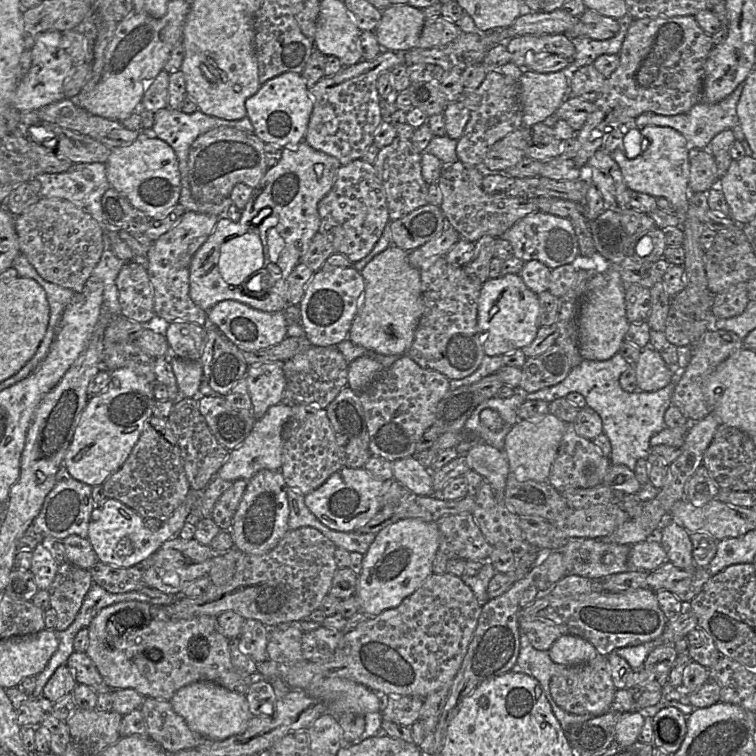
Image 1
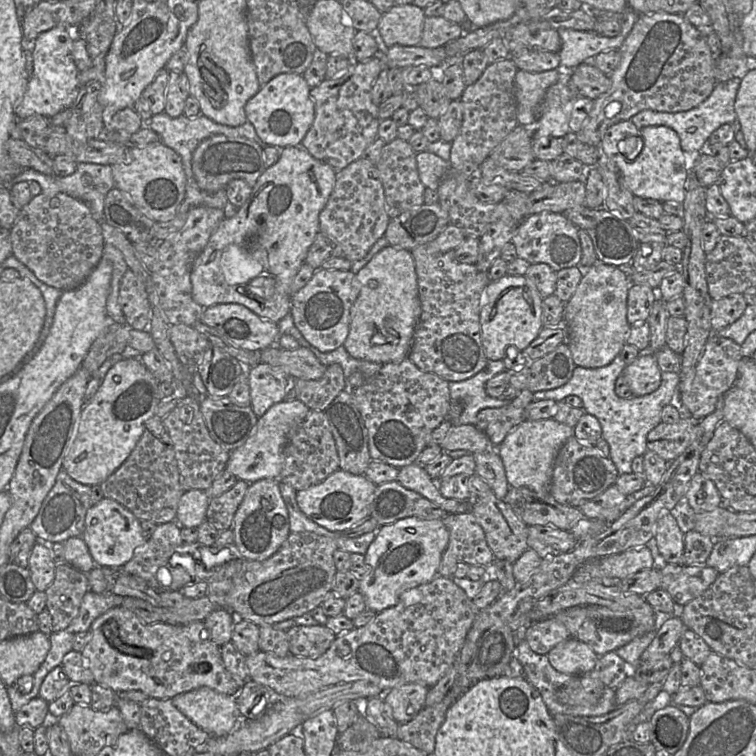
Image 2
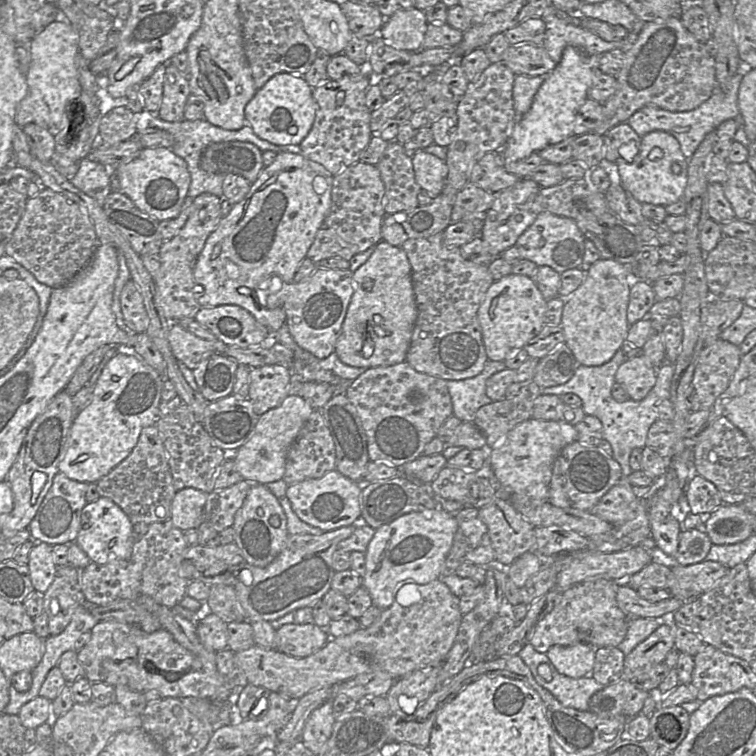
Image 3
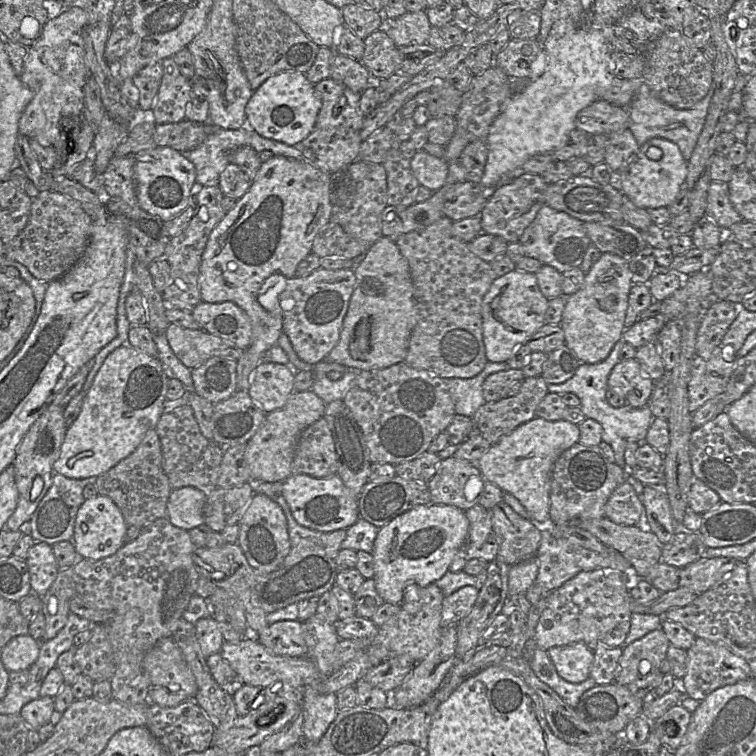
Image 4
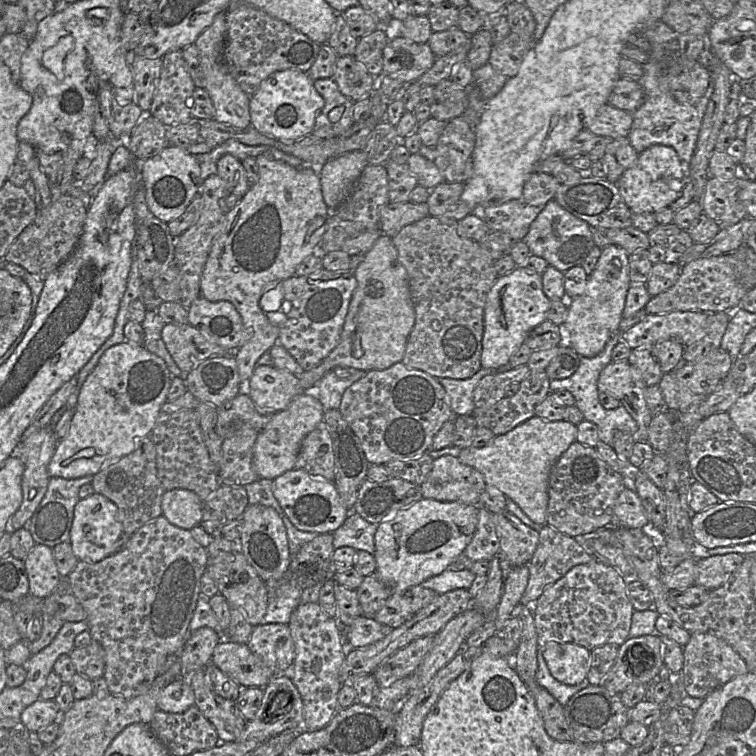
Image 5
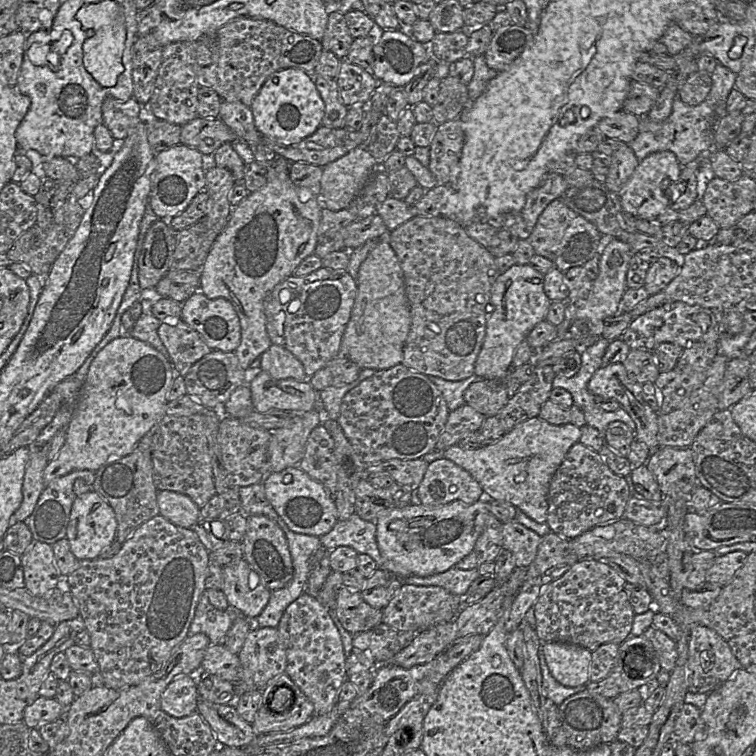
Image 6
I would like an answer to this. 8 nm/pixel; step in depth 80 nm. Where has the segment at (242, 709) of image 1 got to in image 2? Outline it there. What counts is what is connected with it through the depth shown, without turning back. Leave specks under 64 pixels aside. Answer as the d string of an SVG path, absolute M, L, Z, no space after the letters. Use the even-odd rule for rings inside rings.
M204 686L177 695L172 702L211 737L222 737L239 728L242 722L236 700L237 697Z

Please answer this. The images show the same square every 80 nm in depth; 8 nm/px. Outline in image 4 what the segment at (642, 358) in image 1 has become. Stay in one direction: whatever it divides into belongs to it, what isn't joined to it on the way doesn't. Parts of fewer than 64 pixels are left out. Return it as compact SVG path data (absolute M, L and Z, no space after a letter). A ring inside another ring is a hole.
M633 358L618 362L608 377L608 389L622 396L626 404L641 408L649 403L655 382L642 371Z

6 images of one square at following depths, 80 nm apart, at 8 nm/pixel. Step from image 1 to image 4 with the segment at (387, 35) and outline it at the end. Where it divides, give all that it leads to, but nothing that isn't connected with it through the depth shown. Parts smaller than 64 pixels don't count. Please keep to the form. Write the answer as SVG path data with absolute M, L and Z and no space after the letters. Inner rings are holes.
M426 11L406 12L384 27L397 47L427 43L431 23Z

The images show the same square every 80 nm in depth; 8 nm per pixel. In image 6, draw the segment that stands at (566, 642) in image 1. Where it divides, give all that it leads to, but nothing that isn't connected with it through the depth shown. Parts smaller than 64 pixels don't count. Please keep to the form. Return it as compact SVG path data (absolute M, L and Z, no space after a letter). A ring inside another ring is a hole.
M548 642L543 645L543 652L550 673L563 686L585 686L590 681L590 650L569 643Z

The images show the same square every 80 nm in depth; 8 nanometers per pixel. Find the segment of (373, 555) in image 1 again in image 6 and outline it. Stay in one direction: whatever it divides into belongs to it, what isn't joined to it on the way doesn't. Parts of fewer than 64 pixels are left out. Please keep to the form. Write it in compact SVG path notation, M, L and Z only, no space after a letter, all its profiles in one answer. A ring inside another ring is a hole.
M486 497L473 504L453 501L439 506L410 504L387 509L376 520L376 540L383 568L401 580L447 571L471 553L490 513Z

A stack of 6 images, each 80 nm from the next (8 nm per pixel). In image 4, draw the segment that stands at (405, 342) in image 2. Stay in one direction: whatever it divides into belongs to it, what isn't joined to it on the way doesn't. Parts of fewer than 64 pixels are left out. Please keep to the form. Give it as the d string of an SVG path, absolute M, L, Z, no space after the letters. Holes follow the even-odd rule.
M382 236L354 269L356 285L344 317L340 339L326 359L362 371L405 362L418 308L410 267L395 242Z

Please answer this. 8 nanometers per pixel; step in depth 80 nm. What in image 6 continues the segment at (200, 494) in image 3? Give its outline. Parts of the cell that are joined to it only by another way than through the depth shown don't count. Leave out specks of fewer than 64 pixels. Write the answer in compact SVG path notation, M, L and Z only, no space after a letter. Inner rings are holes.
M158 490L157 504L159 514L177 526L192 529L200 519L200 508L187 495Z

